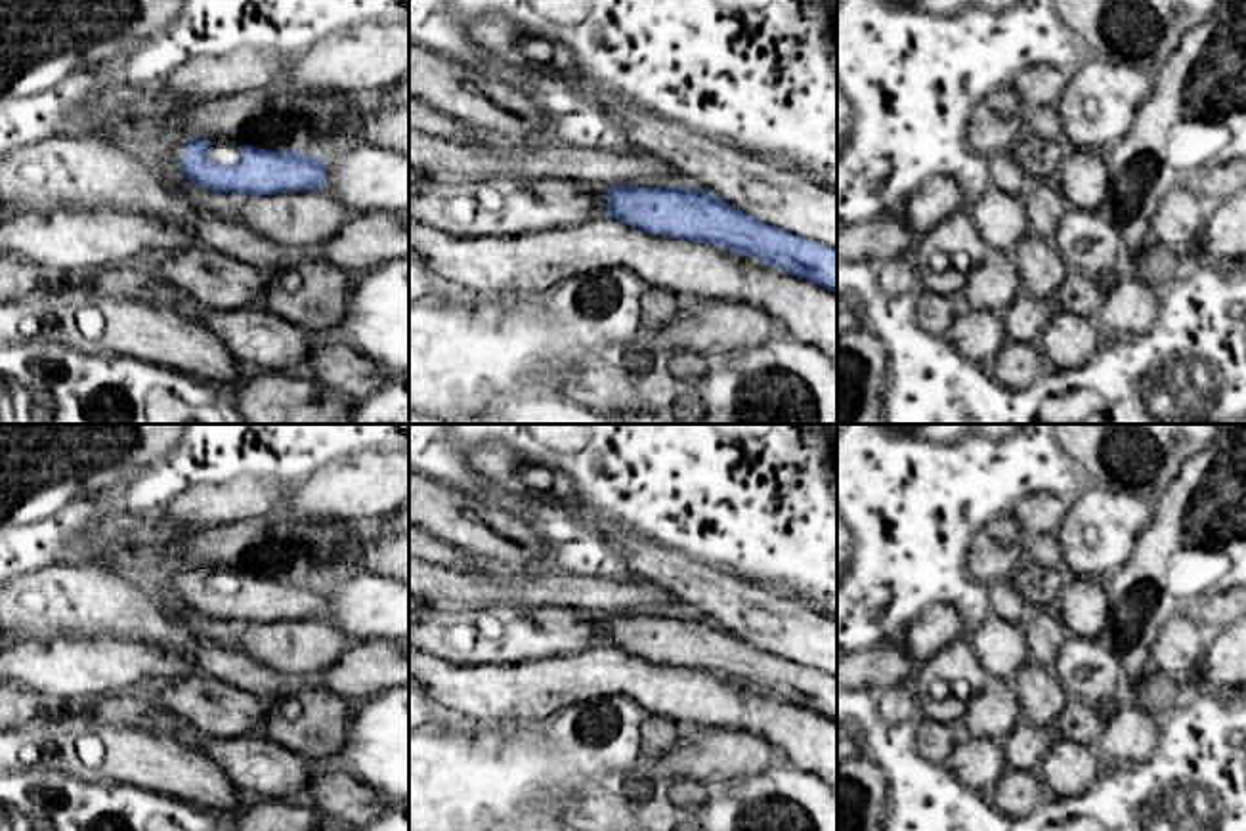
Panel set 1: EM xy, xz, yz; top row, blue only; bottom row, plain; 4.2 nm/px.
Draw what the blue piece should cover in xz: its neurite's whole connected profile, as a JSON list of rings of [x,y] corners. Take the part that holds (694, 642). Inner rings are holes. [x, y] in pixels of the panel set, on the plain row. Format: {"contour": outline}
{"contour": [[[612,613],[600,617],[600,642],[621,648],[650,663],[709,671],[730,680],[764,688],[799,707],[837,720],[837,676],[772,655],[722,630],[703,617]]]}

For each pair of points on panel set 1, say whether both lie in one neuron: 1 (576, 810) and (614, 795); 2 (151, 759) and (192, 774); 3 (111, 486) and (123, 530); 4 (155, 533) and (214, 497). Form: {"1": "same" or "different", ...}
{"1": "same", "2": "same", "3": "different", "4": "different"}

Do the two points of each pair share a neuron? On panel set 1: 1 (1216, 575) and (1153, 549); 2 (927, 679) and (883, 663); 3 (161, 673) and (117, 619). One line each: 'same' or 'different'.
1: same
2: different
3: different

